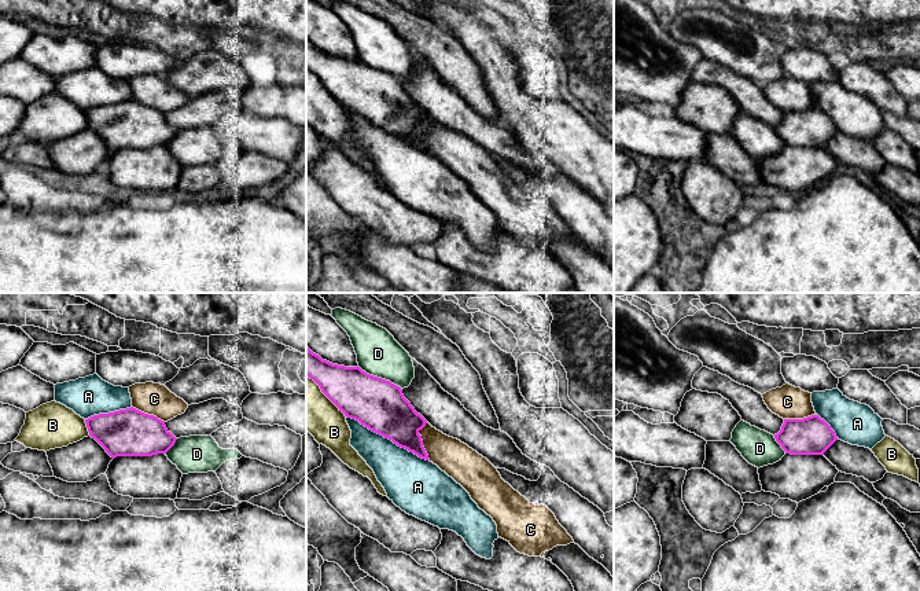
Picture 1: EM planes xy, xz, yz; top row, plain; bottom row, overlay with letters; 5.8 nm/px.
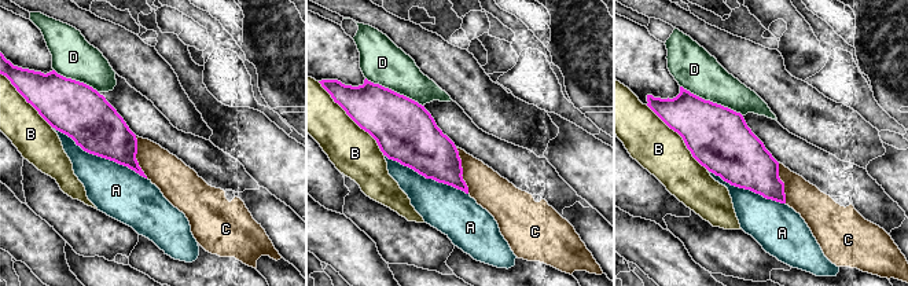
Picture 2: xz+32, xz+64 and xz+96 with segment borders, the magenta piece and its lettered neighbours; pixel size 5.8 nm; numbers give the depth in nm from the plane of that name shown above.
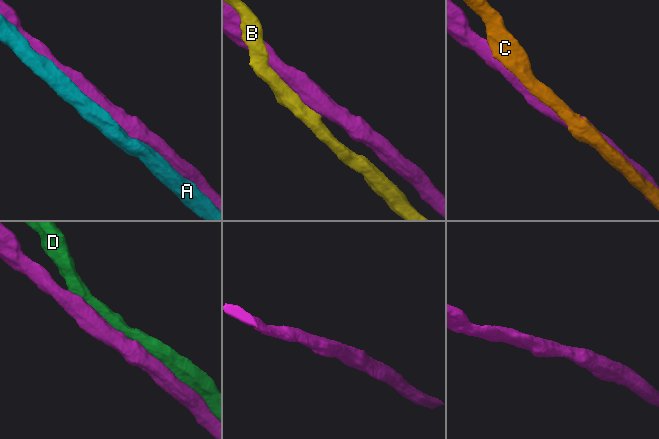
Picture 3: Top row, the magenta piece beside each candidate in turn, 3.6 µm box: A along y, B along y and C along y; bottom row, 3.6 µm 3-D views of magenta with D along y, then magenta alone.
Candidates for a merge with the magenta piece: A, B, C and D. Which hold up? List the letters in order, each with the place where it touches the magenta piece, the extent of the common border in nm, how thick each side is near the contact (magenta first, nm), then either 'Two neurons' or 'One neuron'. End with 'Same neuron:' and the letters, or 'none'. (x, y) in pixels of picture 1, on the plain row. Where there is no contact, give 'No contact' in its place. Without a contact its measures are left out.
A: Touches magenta at xz (387, 129). Shared border 550 nm. Thickness 300 nm (magenta) against 280 nm. Two neurons
B: Touches magenta at xy (88, 120). Shared border 100 nm. Thickness 280 nm (magenta) against 260 nm. Two neurons
C: Touches magenta at xz (422, 134). Shared border 220 nm. Thickness 260 nm (magenta) against 200 nm. Two neurons
D: Touches magenta at xz (379, 70). Shared border 300 nm. Thickness 300 nm (magenta) against 260 nm. Two neurons
Same neuron: none

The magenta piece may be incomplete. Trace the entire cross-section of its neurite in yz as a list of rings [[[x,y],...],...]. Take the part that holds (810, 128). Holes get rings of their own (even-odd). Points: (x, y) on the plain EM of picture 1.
[[[818,107],[803,111],[784,111],[781,122],[774,126],[785,146],[824,147],[838,132],[831,118]]]

